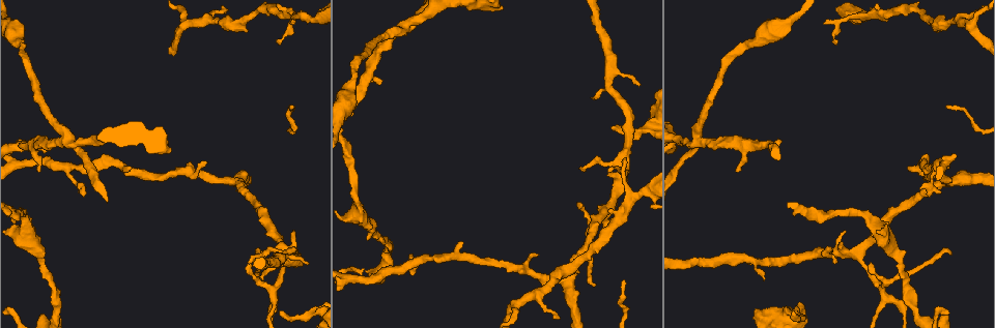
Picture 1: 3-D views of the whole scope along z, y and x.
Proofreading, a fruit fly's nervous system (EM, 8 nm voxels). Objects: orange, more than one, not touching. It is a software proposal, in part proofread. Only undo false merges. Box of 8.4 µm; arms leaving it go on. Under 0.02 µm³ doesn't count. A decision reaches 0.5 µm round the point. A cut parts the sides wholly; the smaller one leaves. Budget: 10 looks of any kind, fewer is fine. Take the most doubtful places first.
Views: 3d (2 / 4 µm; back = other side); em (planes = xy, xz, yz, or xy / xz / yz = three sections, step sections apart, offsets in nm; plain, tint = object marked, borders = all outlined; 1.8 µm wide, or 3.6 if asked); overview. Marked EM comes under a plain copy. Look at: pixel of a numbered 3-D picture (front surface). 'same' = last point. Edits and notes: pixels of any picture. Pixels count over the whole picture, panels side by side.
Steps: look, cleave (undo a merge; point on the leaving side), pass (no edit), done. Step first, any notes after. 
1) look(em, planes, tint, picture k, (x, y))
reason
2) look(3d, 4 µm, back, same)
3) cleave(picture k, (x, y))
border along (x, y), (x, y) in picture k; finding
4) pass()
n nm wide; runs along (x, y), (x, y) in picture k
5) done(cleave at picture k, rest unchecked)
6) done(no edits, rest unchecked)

look(em, planes, tint, picture 1, (396, 30))
four or more arms meet

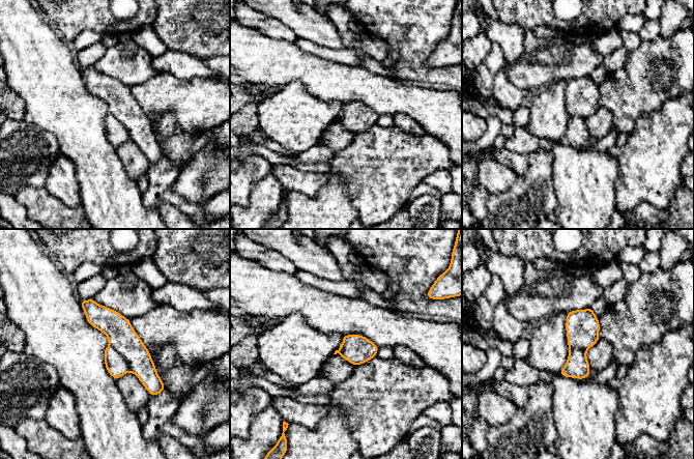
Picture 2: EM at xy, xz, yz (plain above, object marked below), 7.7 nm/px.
cleave(picture 2, (121, 336))
border along (109, 344), (127, 363), (132, 371) in picture 2; a second neuron is stuck on

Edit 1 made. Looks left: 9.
look(overview)

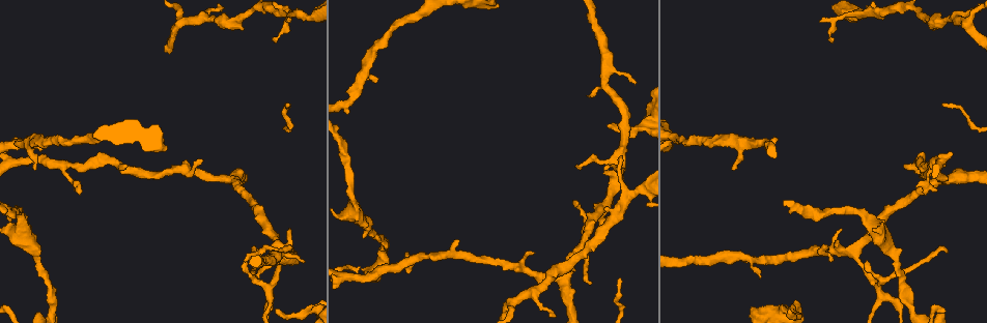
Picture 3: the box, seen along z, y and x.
look(em, planes, tint, picture 3, (866, 216))

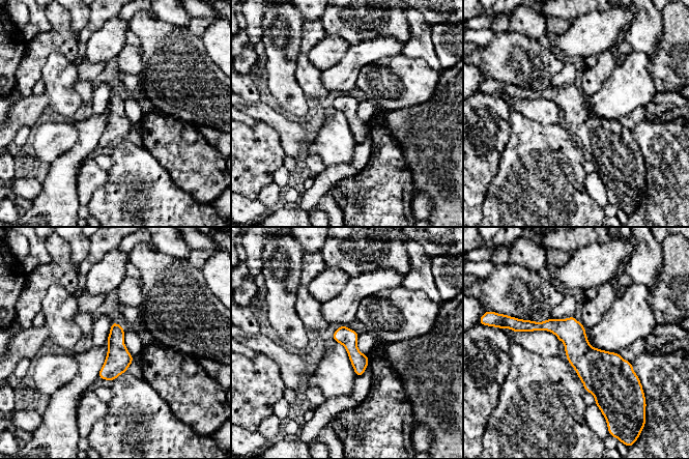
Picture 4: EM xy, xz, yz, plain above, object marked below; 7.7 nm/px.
pass()
140 nm wide; runs along (519, 327), (557, 326), (605, 374), (632, 375) in picture 4; all the same neuron

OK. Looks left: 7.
look(em, planes, tint, picture 3, (512, 302))
branch point

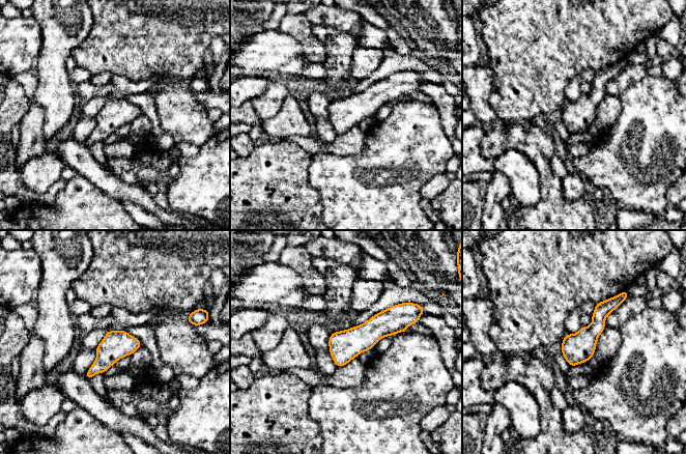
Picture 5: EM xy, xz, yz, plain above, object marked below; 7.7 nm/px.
pass()
runs along (618, 299), (598, 317), (571, 363) in picture 5; all the same neuron

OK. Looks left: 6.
look(em, xy, step 8, tint, picture 3, (268, 287))
sharp bend

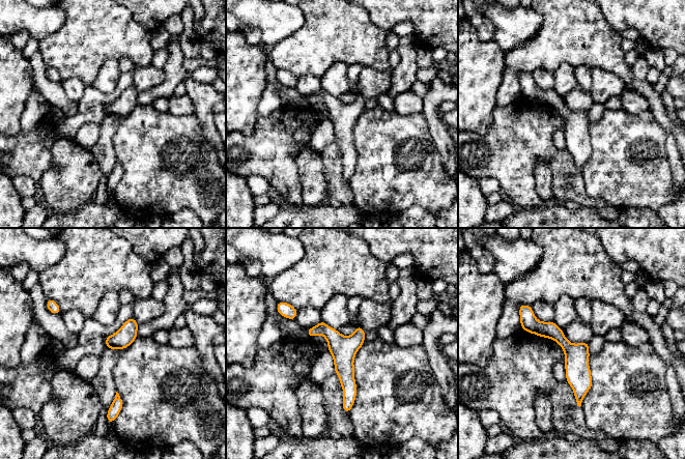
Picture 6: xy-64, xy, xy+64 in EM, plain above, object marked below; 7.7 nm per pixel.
look(em, planes, tint, same)
another direction

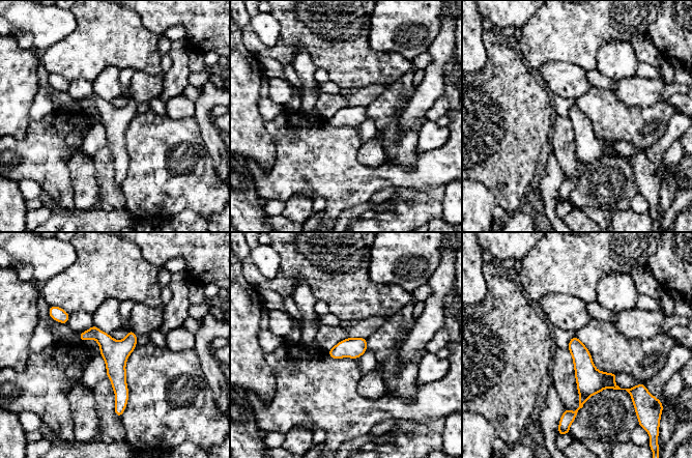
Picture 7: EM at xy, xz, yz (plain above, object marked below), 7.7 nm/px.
pass()
runs along (93, 328), (115, 353), (119, 410) in picture 7; continuous, no second neuron

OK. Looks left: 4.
done(cleave at picture 2, rest unchecked)

